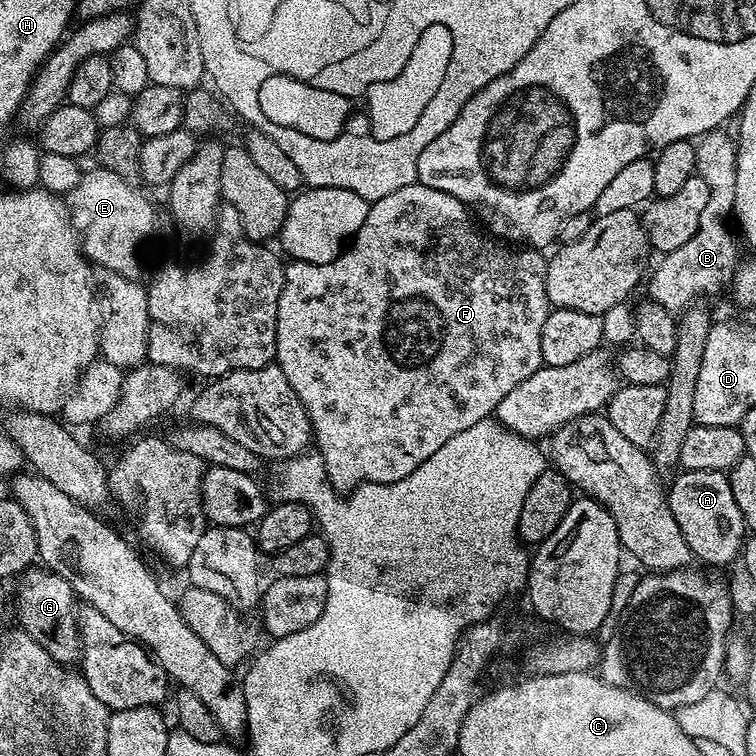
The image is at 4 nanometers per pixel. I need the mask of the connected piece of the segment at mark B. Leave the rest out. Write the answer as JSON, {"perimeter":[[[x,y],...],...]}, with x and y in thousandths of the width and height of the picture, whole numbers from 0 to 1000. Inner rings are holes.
{"perimeter":[[[948,172],[944,175],[934,175],[930,180],[925,181],[919,187],[921,192],[921,231],[929,235],[929,241],[934,241],[934,247],[938,251],[938,262],[934,266],[934,272],[929,276],[929,288],[923,294],[923,304],[918,310],[918,315],[913,315],[913,320],[907,320],[903,325],[897,325],[897,331],[892,331],[890,333],[877,335],[872,340],[873,351],[869,352],[868,356],[864,353],[861,356],[860,364],[854,370],[854,381],[857,376],[857,386],[856,390],[869,402],[870,406],[877,407],[880,413],[885,415],[898,415],[905,411],[907,407],[917,406],[922,401],[921,397],[925,392],[947,392],[952,385],[962,382],[964,377],[968,374],[970,365],[974,364],[974,357],[976,353],[976,337],[974,339],[974,317],[968,313],[968,302],[971,307],[971,282],[974,279],[974,274],[971,272],[971,246],[974,245],[974,185],[970,181],[963,181],[958,172]]]}

